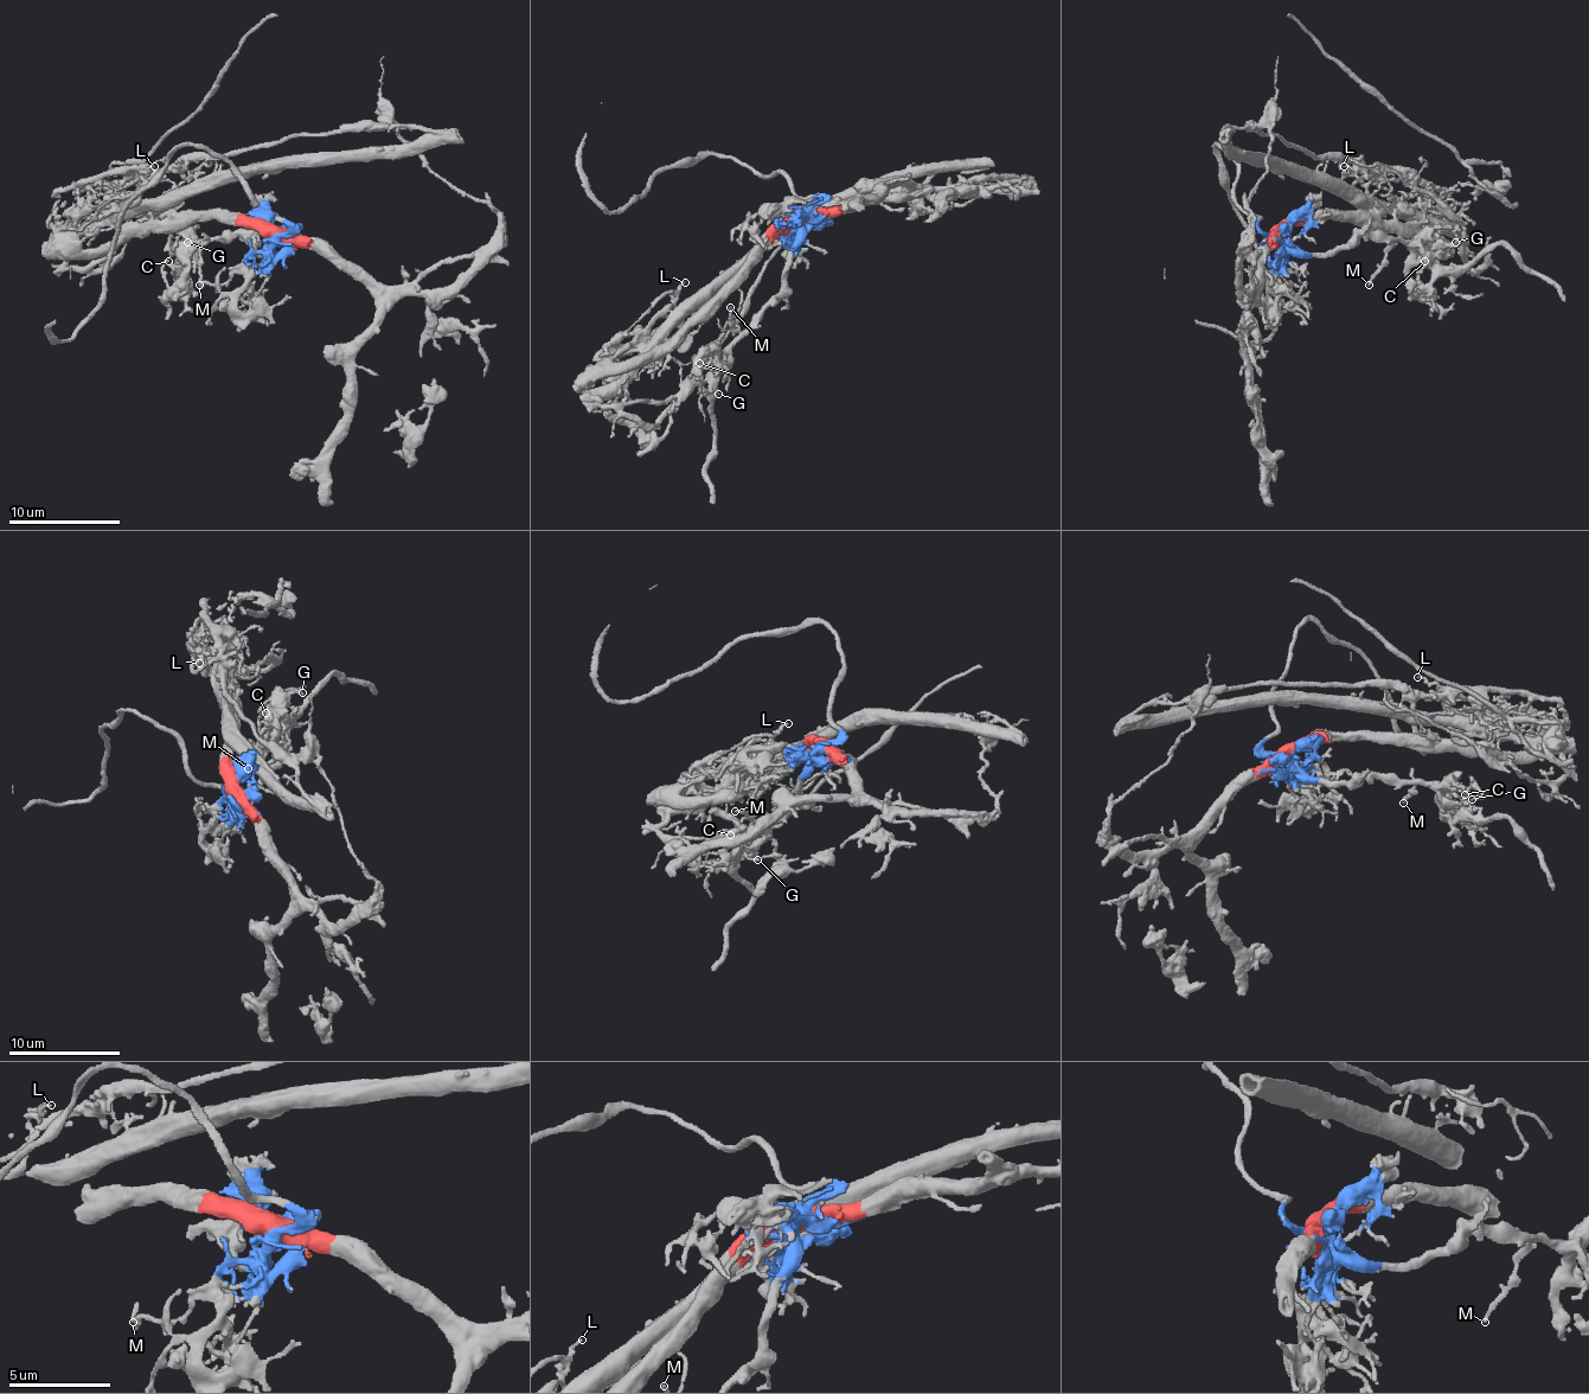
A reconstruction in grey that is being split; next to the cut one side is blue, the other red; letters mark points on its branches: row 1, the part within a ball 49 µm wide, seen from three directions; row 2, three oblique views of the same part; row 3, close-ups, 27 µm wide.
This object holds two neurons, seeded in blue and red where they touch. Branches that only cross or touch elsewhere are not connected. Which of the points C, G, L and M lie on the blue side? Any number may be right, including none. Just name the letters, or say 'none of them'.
C, G, M

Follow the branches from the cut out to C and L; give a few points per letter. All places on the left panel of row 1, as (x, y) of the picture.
C: (273, 232), (263, 253), (244, 238), (205, 238), (193, 249), (188, 269), (172, 286), (164, 267), (168, 261)
L: (273, 232), (247, 222), (154, 218), (141, 208), (138, 197), (146, 171), (154, 166)

